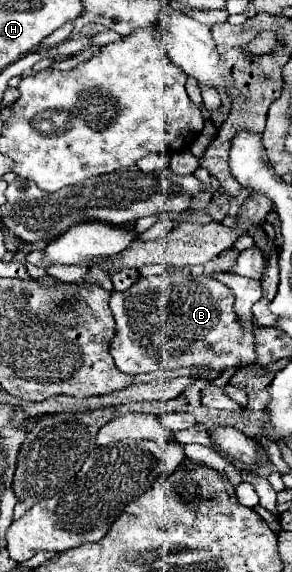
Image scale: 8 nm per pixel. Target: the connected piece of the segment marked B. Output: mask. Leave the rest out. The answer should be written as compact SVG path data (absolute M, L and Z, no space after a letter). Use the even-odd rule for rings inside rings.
M170 272L170 274L160 274L160 276L148 276L148 278L138 278L132 288L128 288L126 292L112 292L112 298L110 298L110 308L112 308L112 314L114 314L114 320L116 320L116 336L112 338L110 342L110 354L116 362L116 366L120 368L120 372L126 372L126 374L148 374L148 372L156 372L156 370L176 370L176 368L192 368L192 366L212 366L212 370L226 370L226 368L232 368L232 366L248 366L248 364L254 364L256 362L256 354L254 354L254 330L256 330L256 324L252 330L246 330L242 328L238 322L236 322L236 316L234 316L234 296L230 292L228 286L224 286L222 282L214 280L214 278L204 278L204 276L198 276L194 280L194 276L190 274L180 274L180 272Z

